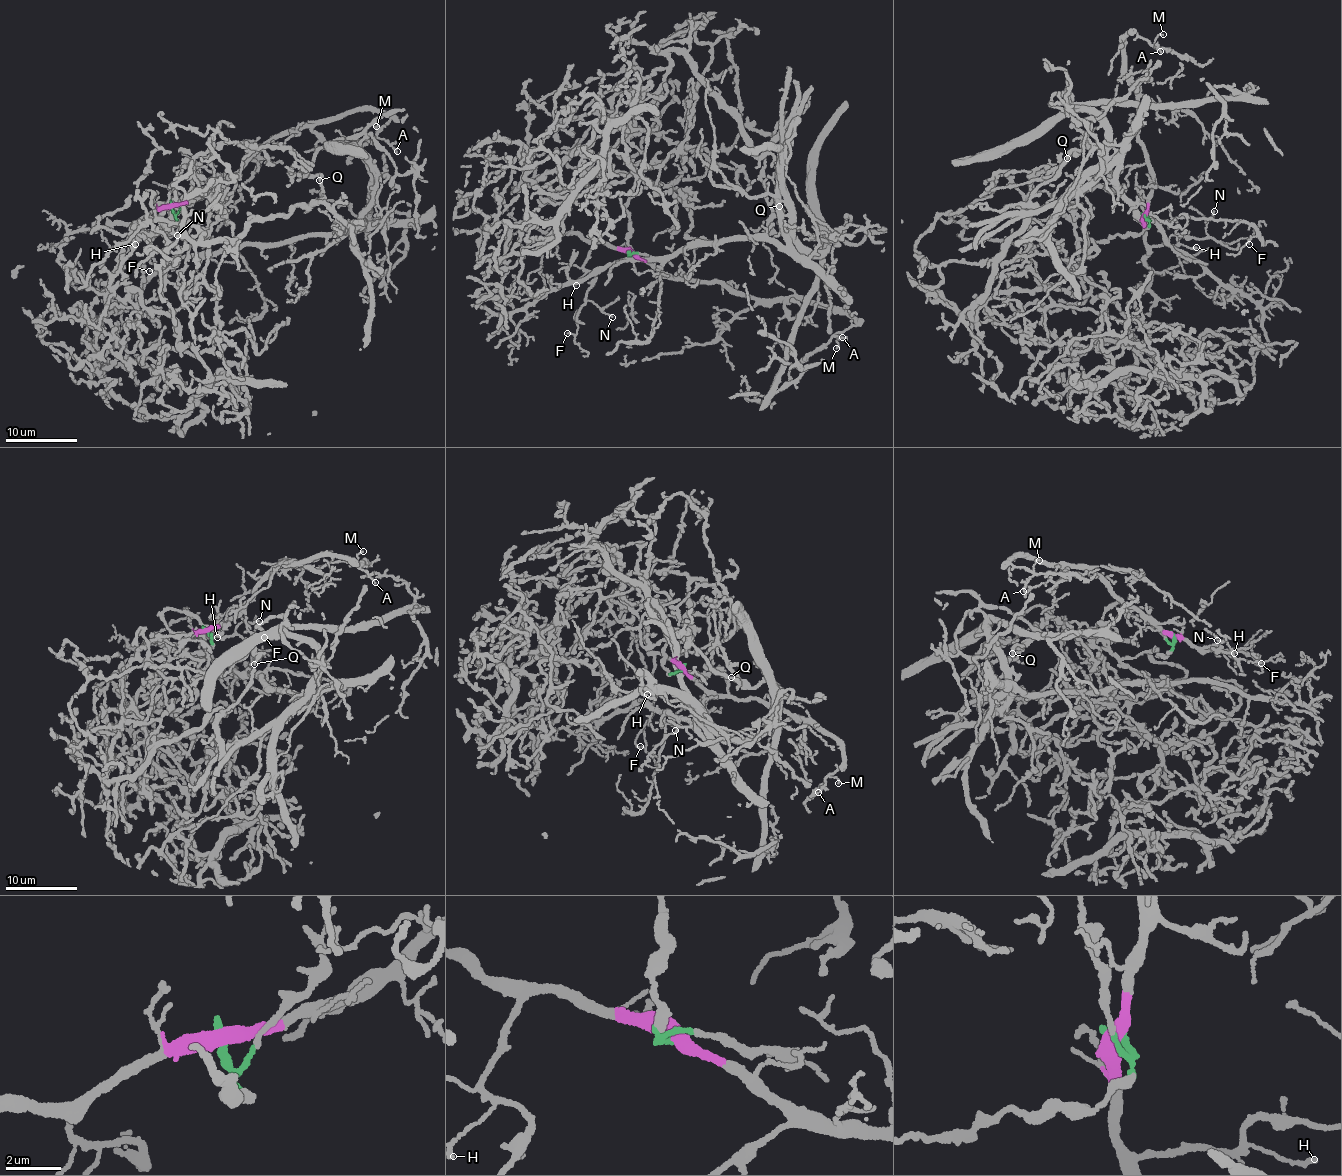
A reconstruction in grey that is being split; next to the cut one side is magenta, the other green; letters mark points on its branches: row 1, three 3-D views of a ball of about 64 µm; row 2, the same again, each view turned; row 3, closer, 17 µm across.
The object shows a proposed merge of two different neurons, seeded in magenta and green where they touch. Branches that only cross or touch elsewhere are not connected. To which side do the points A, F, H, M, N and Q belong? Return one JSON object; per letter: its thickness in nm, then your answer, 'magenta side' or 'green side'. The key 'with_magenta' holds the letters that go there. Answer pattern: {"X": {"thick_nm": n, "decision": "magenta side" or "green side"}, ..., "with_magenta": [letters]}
{"A": {"thick_nm": 120, "decision": "magenta side"}, "F": {"thick_nm": 110, "decision": "magenta side"}, "H": {"thick_nm": 140, "decision": "magenta side"}, "M": {"thick_nm": 130, "decision": "magenta side"}, "N": {"thick_nm": 120, "decision": "magenta side"}, "Q": {"thick_nm": 160, "decision": "green side"}, "with_magenta": ["A", "F", "H", "M", "N"]}

